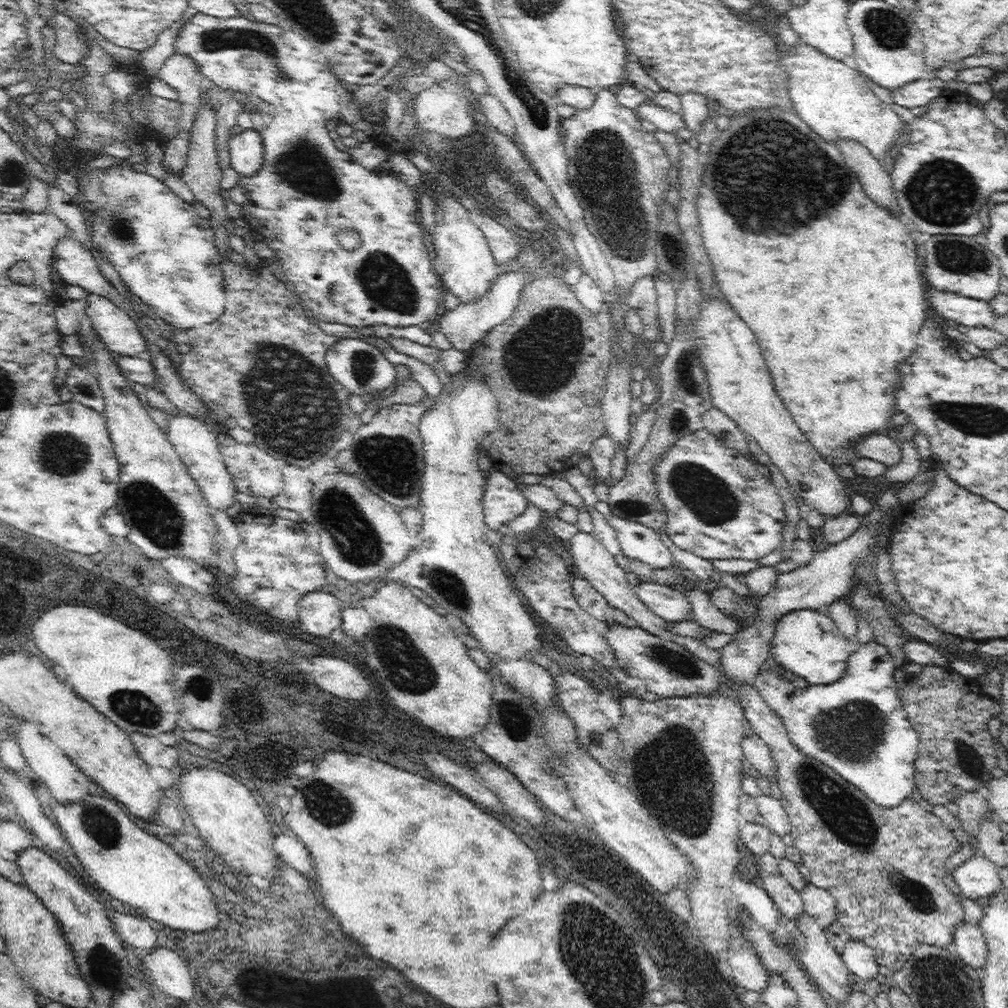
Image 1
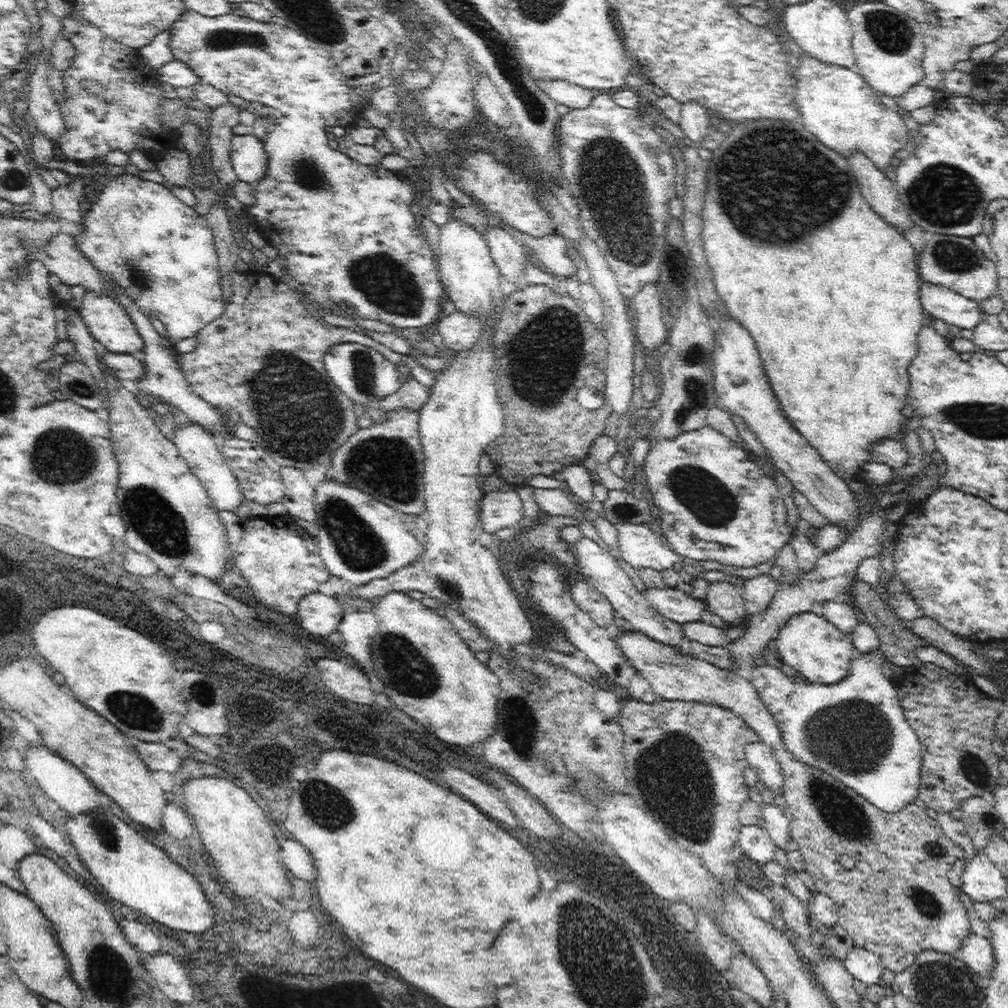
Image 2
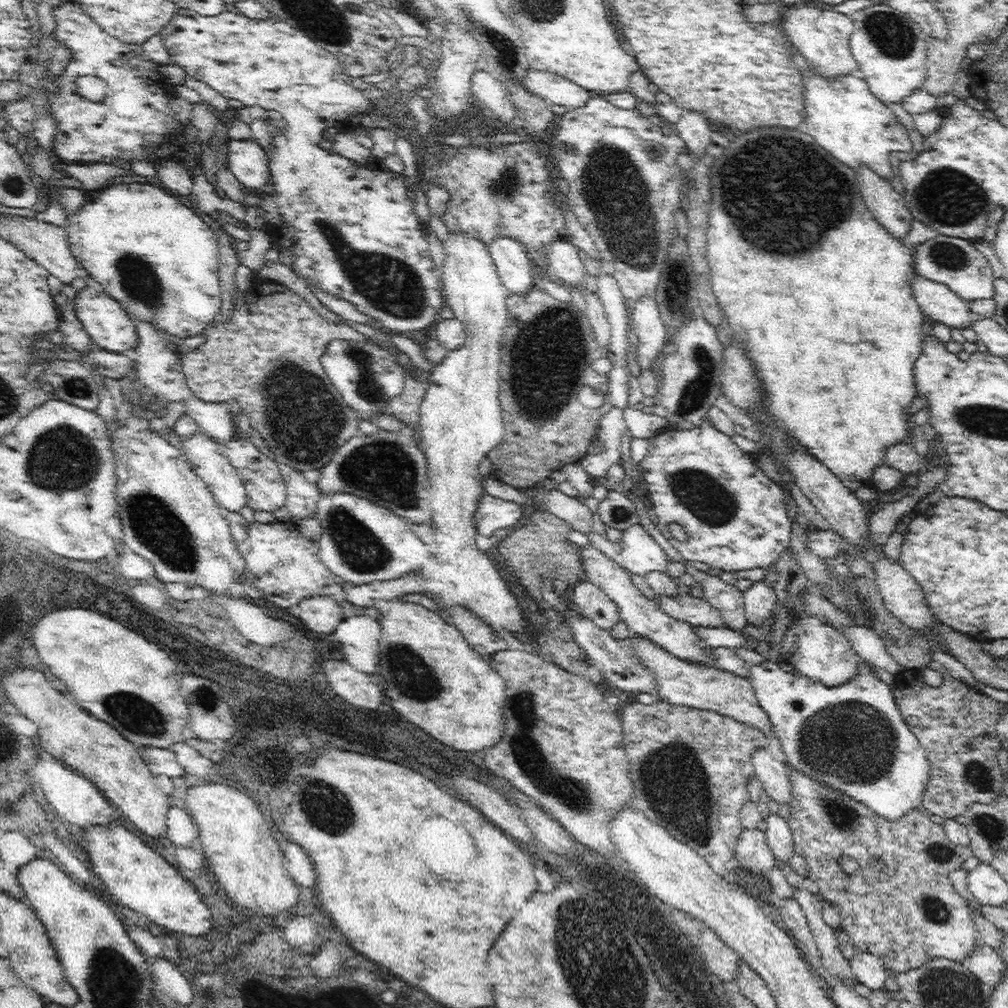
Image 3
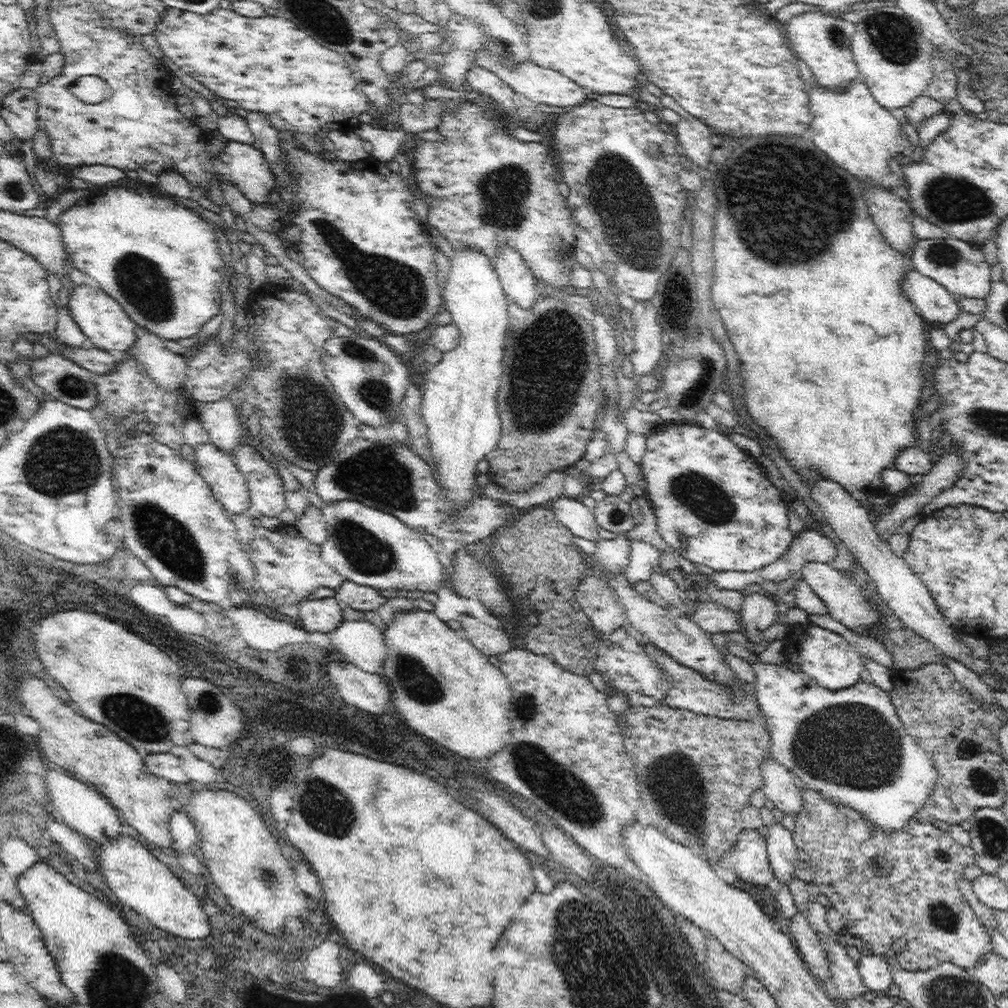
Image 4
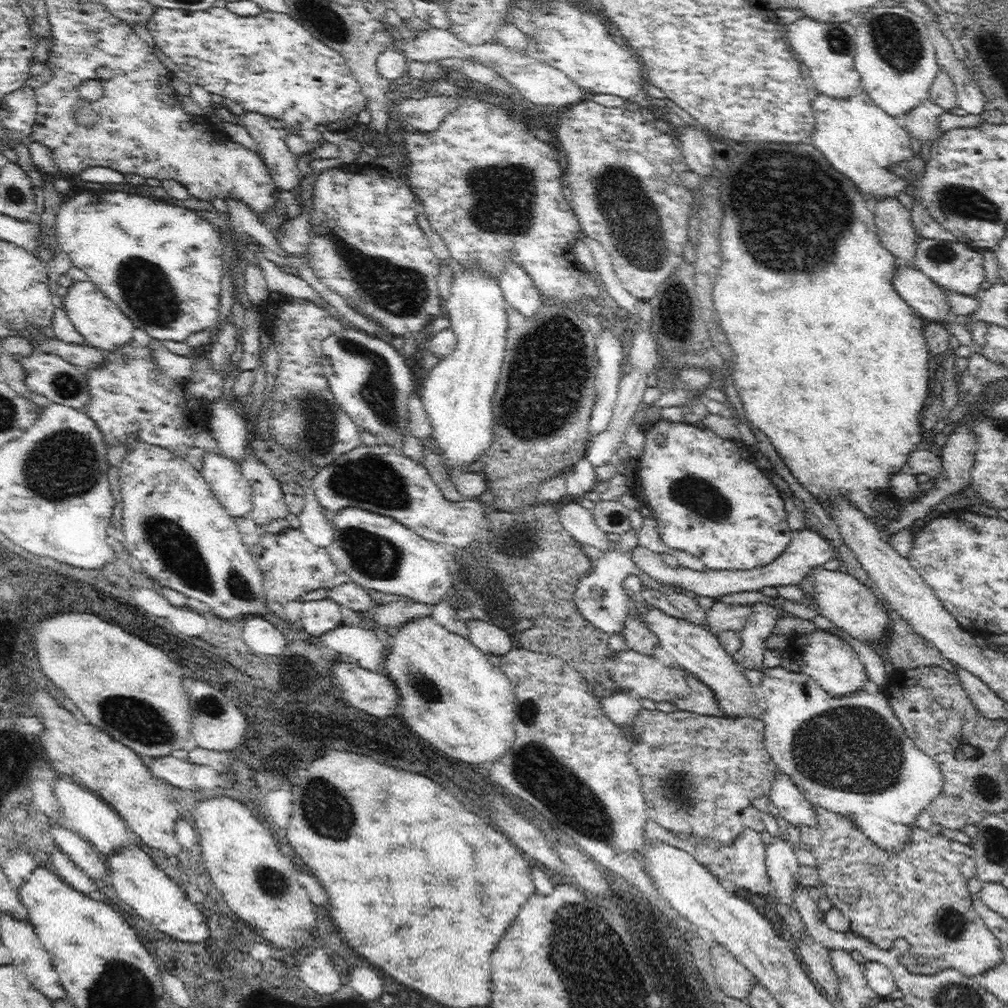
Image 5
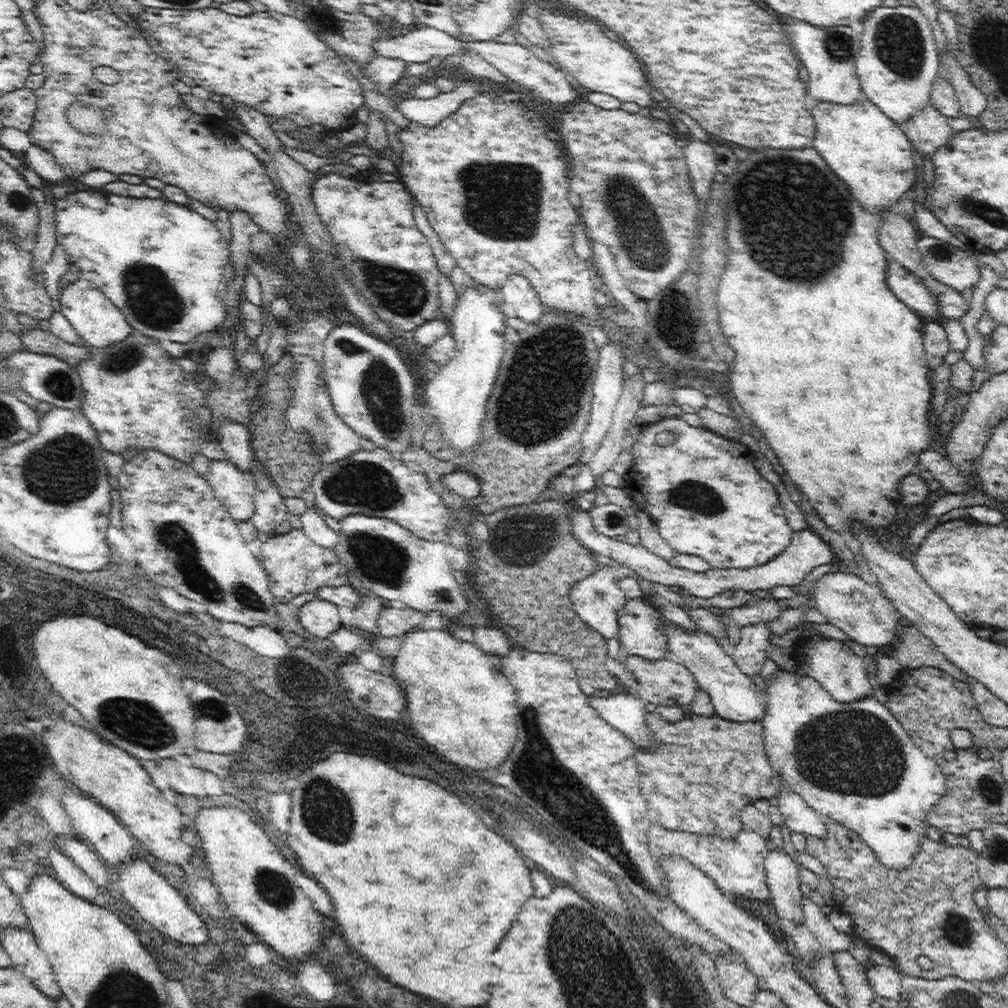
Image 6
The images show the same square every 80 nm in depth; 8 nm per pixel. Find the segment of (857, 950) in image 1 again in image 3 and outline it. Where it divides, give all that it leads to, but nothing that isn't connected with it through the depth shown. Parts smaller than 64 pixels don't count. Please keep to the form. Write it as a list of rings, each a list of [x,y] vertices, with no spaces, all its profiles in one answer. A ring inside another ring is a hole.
[[[858,951],[852,958],[851,965],[860,984],[864,984],[866,988],[871,988],[873,991],[885,989],[884,984],[888,980],[890,970],[878,955]]]

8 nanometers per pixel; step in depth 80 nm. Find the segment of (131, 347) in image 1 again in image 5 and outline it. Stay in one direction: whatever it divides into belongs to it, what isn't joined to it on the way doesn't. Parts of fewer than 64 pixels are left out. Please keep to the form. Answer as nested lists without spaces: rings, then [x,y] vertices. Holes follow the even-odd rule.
[[[78,278],[68,287],[66,295],[61,297],[63,309],[76,331],[83,337],[86,345],[103,352],[110,352],[133,339],[135,326],[132,321],[87,278]]]

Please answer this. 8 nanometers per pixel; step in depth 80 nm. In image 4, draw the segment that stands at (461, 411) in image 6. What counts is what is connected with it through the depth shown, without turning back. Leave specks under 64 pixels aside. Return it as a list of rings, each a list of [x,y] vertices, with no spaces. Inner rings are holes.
[[[462,251],[451,259],[452,270],[446,281],[443,293],[443,308],[452,317],[452,325],[458,330],[459,342],[454,350],[444,357],[426,376],[422,385],[422,414],[428,425],[434,460],[438,463],[443,486],[447,488],[447,498],[463,504],[479,495],[473,485],[477,476],[476,464],[496,448],[500,438],[500,419],[496,413],[495,399],[499,380],[503,372],[505,342],[509,330],[507,300],[501,287],[495,267],[476,251]]]

